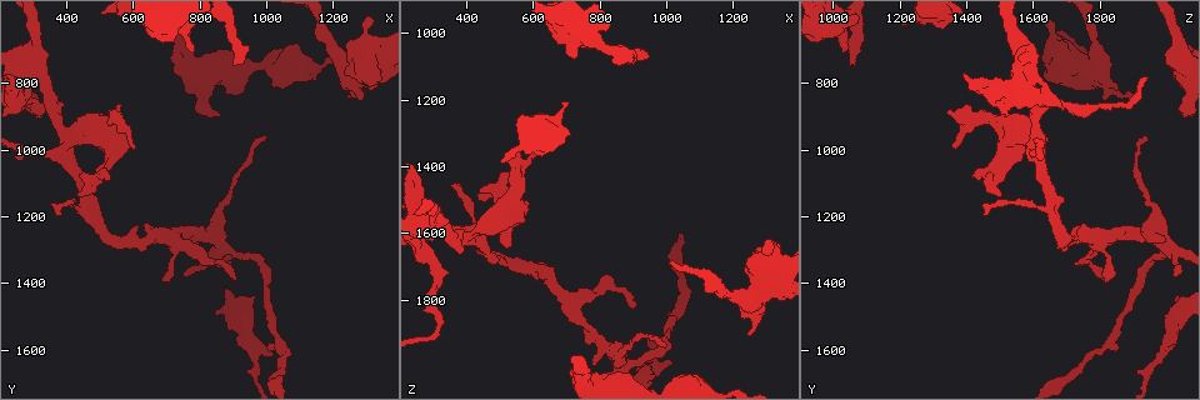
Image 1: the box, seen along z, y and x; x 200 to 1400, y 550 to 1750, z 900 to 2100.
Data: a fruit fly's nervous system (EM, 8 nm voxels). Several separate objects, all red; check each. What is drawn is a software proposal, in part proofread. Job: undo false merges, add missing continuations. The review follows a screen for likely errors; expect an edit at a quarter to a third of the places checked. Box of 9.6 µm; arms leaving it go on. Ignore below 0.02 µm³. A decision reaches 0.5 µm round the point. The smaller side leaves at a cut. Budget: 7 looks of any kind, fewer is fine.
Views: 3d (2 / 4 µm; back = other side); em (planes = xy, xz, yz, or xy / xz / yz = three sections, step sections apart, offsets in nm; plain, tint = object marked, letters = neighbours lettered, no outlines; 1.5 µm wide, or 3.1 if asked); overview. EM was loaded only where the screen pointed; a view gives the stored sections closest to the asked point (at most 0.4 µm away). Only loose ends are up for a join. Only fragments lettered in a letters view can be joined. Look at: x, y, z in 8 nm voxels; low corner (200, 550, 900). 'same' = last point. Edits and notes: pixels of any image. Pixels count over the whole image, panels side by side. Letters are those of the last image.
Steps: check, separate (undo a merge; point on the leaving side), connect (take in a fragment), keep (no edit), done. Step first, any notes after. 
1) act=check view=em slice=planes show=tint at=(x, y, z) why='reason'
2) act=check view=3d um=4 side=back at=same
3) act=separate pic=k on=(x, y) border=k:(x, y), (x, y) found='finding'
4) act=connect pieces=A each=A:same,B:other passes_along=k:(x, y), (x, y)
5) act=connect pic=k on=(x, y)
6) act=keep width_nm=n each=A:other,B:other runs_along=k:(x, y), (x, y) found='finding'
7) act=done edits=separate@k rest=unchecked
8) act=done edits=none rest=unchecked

act=check view=em slice=xy step=4 show=tint at=(810, 1310, 1770) why='thick turns thin'

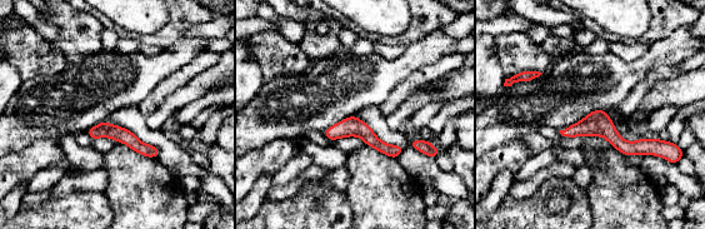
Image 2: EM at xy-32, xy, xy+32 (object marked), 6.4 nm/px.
act=check view=em slice=planes show=letters at=same

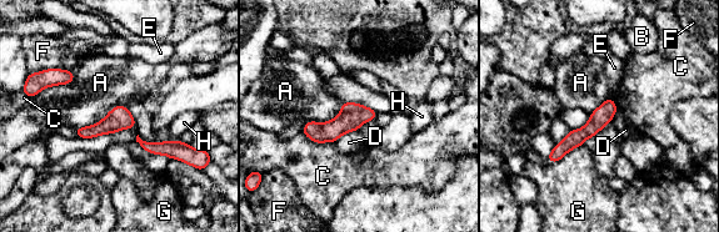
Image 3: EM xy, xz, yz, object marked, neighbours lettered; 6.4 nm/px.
act=keep each=A:other,B:other,C:other,D:other,E:other,F:other,G:other,H:other runs_along=3:(610, 102), (587, 131), (552, 159) found='one neuron here'

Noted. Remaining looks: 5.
act=check view=em slice=yz step=8 show=tint at=(750, 1380, 2030) why='tapers out'

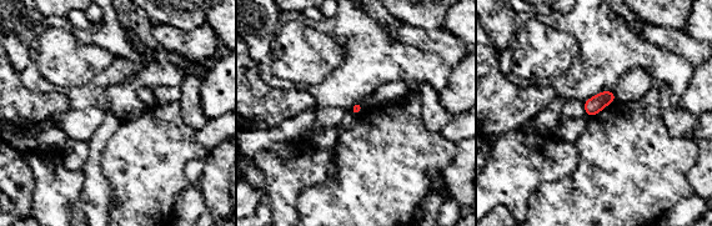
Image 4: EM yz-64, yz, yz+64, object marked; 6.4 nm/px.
act=check view=em slice=planes show=tint at=same

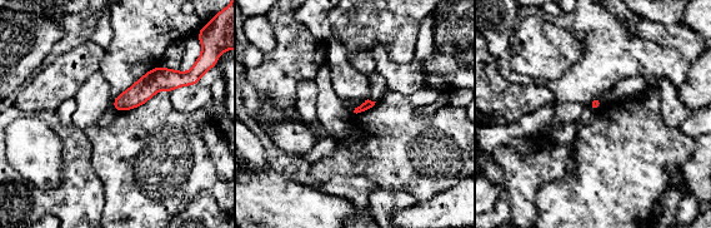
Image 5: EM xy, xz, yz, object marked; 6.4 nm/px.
act=check view=em slice=planes show=letters at=same

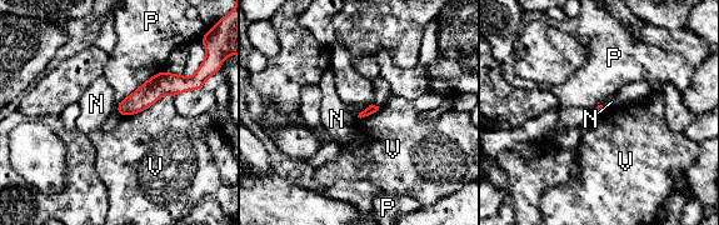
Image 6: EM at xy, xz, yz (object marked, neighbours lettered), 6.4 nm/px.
act=keep each=N:other,P:other,V:other runs_along=6:(188, 86), (156, 86), (120, 110) found='none of them fits'

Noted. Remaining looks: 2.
act=check view=em slice=yz step=4 show=tint at=(960, 1640, 1970)

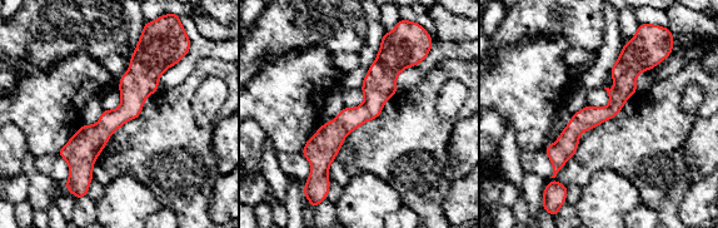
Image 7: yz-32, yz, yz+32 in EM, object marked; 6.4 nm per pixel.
act=check view=em slice=yz step=4 show=letters at=same why='what lies round it'

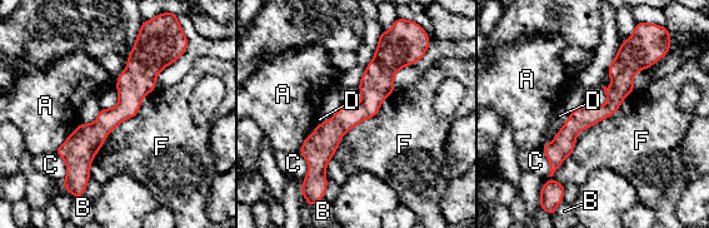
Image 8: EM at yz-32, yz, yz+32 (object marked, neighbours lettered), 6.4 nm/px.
act=keep width_nm=140 each=A:other,B:other,C:other,D:other,F:other found='continuous, no second neuron'

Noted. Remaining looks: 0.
act=done edits=none rest=unchecked

